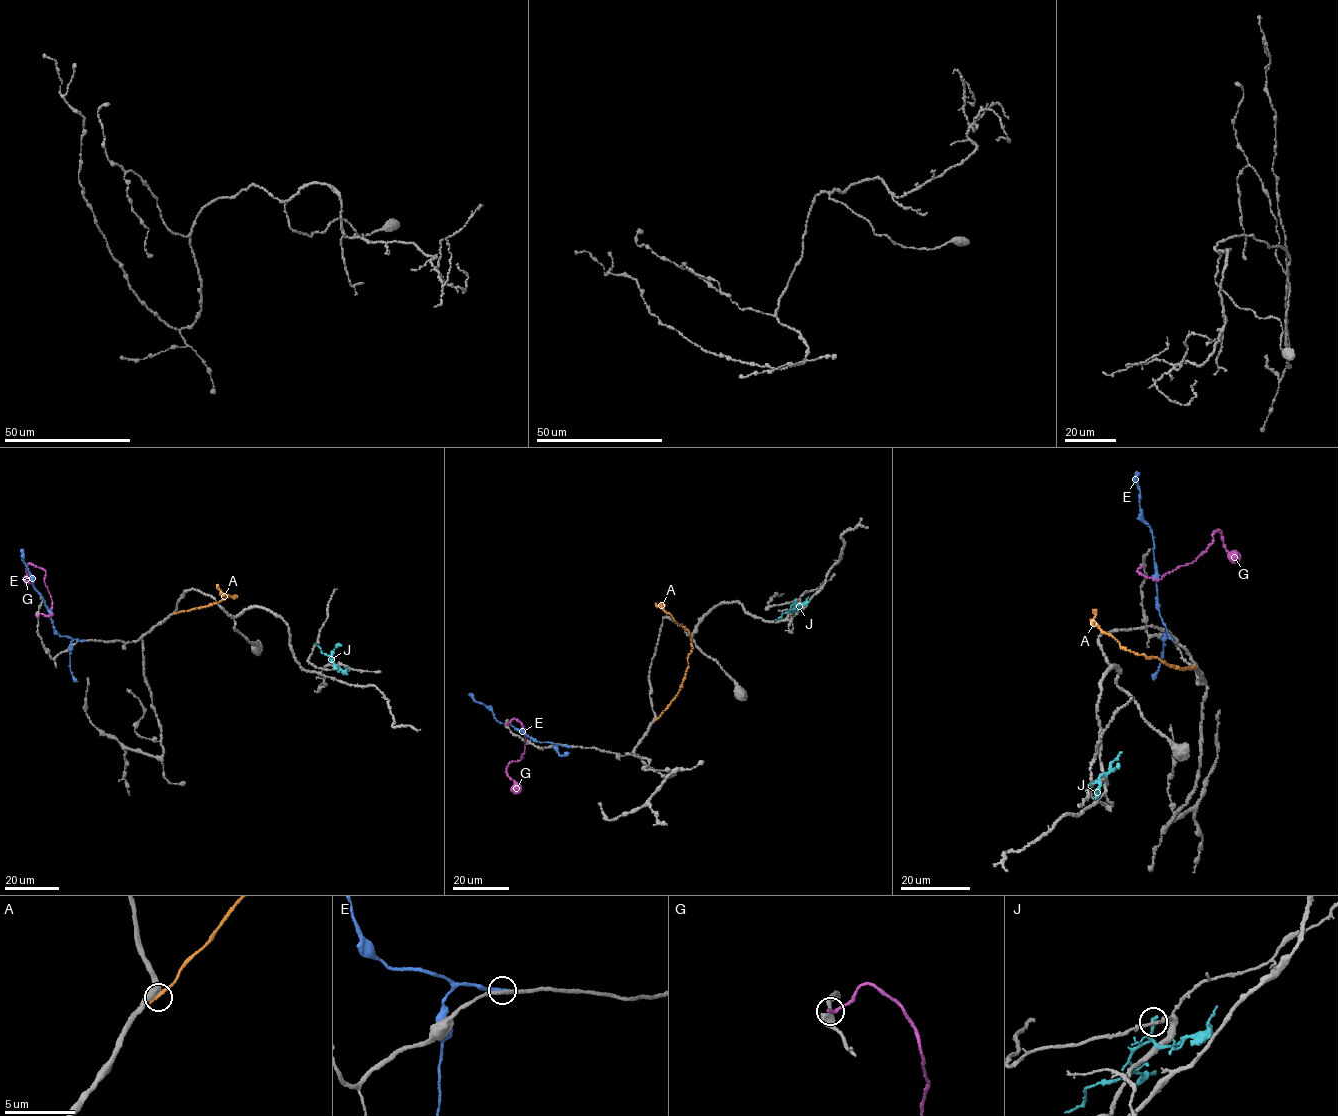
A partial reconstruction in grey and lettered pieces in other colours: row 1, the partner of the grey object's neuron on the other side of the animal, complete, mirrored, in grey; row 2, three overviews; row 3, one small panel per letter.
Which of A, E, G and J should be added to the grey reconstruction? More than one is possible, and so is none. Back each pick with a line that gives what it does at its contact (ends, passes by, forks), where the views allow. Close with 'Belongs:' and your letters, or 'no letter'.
Belongs: no letter

